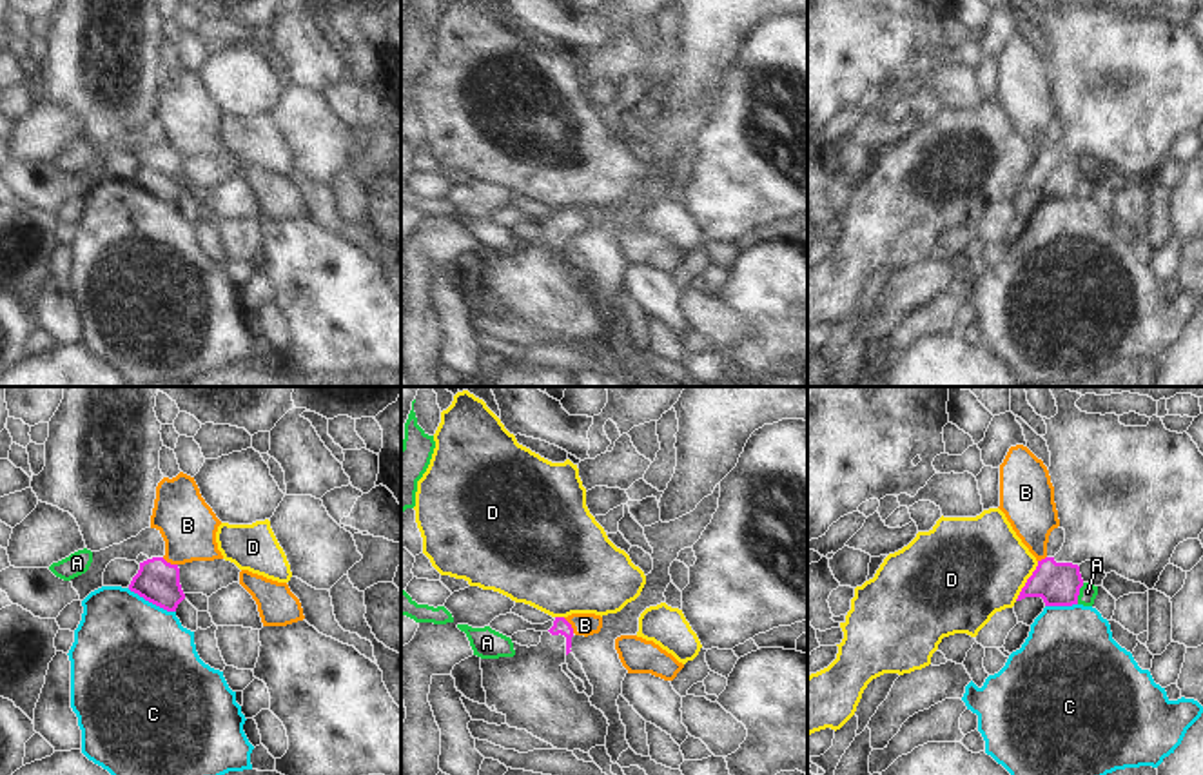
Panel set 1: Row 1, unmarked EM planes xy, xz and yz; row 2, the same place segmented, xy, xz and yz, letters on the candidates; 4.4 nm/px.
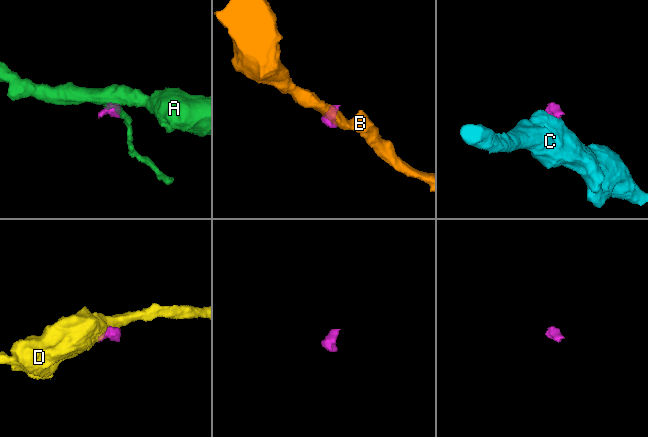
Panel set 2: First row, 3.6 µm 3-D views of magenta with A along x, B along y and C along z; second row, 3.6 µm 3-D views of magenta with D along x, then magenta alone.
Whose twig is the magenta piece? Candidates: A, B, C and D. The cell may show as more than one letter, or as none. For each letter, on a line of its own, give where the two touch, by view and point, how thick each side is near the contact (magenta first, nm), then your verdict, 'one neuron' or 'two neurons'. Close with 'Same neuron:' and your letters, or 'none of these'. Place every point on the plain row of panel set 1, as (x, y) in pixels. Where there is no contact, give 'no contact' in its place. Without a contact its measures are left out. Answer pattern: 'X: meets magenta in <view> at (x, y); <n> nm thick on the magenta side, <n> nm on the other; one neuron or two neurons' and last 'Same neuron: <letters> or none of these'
A: meets magenta in yz at (1078, 187); 190 nm thick on the magenta side, 80 nm on the other; two neurons
B: meets magenta in xz at (570, 218); 70 nm thick on the magenta side, 100 nm on the other; two neurons
C: meets magenta in xy at (151, 195); 190 nm thick on the magenta side, 480 nm on the other; two neurons
D: meets magenta in yz at (1027, 175); 190 nm thick on the magenta side, 440 nm on the other; two neurons
Same neuron: none of these

